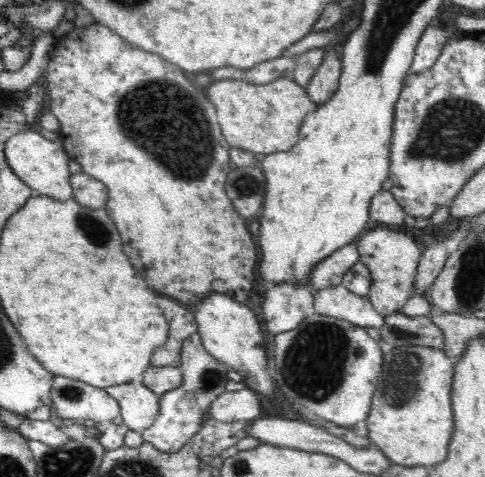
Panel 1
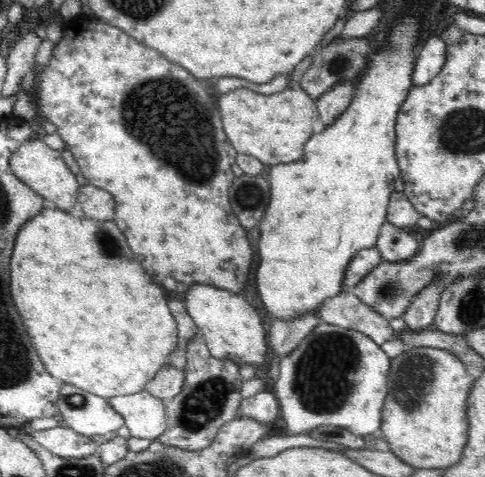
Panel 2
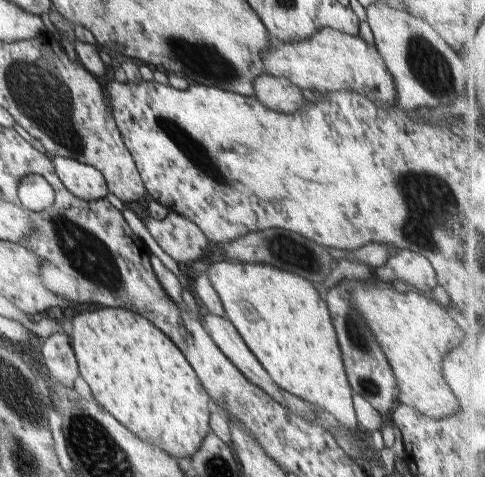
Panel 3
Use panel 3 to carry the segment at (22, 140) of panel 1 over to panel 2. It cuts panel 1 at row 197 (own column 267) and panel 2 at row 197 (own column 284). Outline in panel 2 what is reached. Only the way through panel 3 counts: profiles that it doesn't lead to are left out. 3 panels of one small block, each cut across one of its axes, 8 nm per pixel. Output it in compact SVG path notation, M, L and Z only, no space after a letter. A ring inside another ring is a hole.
M39 139L28 140L10 156L12 172L34 192L66 212L78 211L78 183L62 159L62 153Z

